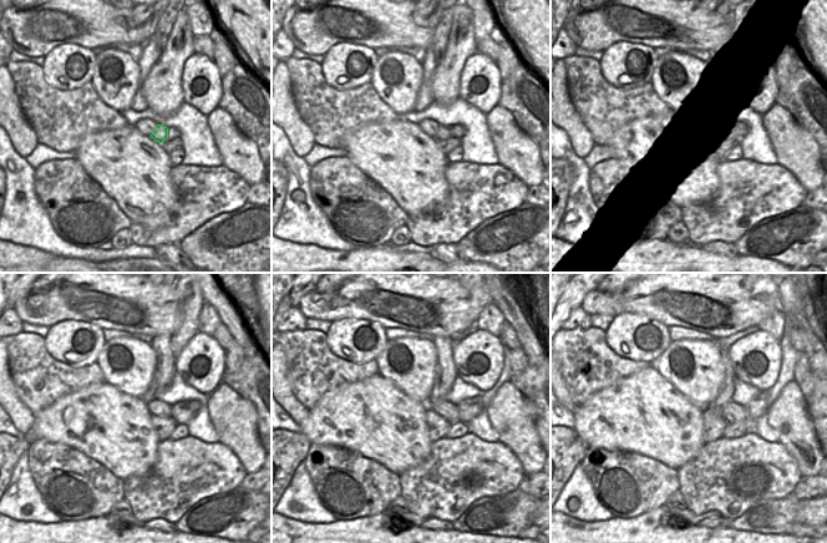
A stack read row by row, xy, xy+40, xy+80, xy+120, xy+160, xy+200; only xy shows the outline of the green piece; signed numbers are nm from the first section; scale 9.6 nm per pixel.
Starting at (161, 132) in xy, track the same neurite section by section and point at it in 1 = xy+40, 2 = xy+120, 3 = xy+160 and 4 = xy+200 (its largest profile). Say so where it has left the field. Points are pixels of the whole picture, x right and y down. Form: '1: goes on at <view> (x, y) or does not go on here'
1: goes on at xy+40 (456, 131)
2: goes on at xy+120 (182, 412)
3: goes on at xy+160 (468, 409)
4: goes on at xy+200 (757, 406)

